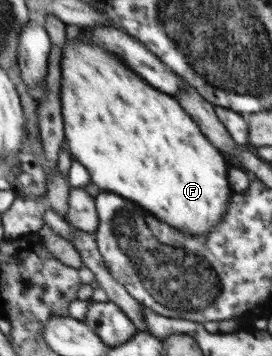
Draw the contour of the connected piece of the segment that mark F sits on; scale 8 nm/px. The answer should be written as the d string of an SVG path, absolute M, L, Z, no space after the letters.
M68 25L66 29L60 96L64 142L70 154L86 168L91 181L102 191L136 202L188 236L211 232L223 220L232 193L228 184L230 167L223 153L208 141L172 95L162 94L143 78L140 80L140 75L124 66L119 56L95 44L84 27Z

